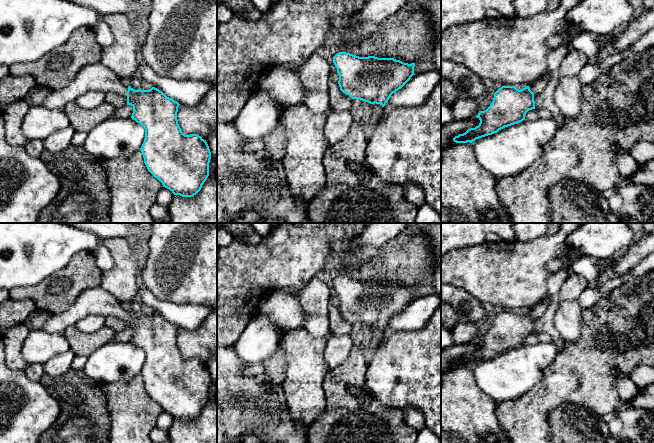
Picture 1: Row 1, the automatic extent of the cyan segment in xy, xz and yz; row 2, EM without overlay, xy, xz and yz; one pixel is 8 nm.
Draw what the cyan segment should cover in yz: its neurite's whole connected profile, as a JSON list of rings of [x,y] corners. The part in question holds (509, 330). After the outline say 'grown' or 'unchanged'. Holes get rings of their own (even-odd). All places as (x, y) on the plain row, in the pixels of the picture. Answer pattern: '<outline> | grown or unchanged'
[[[546,295],[530,310],[521,314],[515,310],[502,310],[495,318],[490,330],[479,335],[480,347],[475,352],[453,362],[456,367],[472,367],[476,363],[492,359],[499,354],[522,346],[529,334],[535,333],[534,319],[541,317],[549,306]]] | grown

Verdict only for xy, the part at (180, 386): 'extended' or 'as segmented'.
extended

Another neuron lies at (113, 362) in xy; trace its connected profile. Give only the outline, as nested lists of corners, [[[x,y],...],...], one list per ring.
[[[110,341],[87,358],[83,371],[100,384],[128,383],[140,374],[144,362],[144,351],[131,341]]]

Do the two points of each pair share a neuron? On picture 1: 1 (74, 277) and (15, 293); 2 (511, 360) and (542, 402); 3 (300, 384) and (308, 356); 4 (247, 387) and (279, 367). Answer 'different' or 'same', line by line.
1: same
2: different
3: same
4: different

